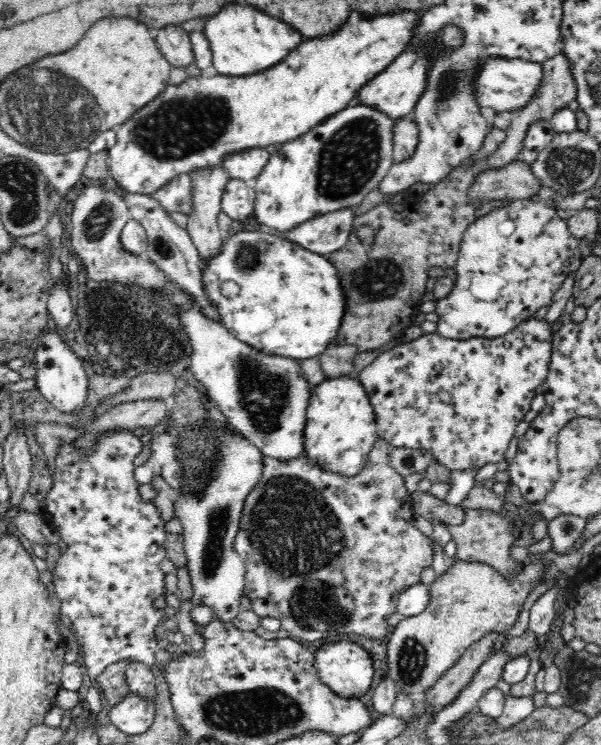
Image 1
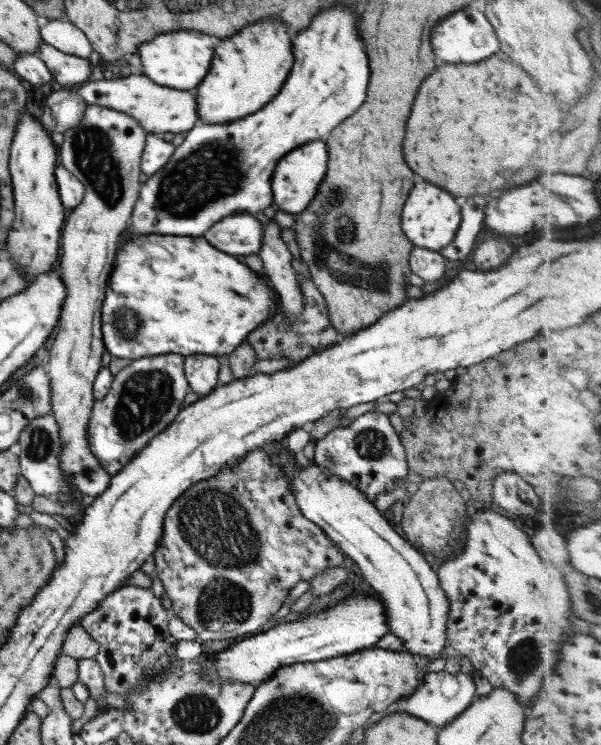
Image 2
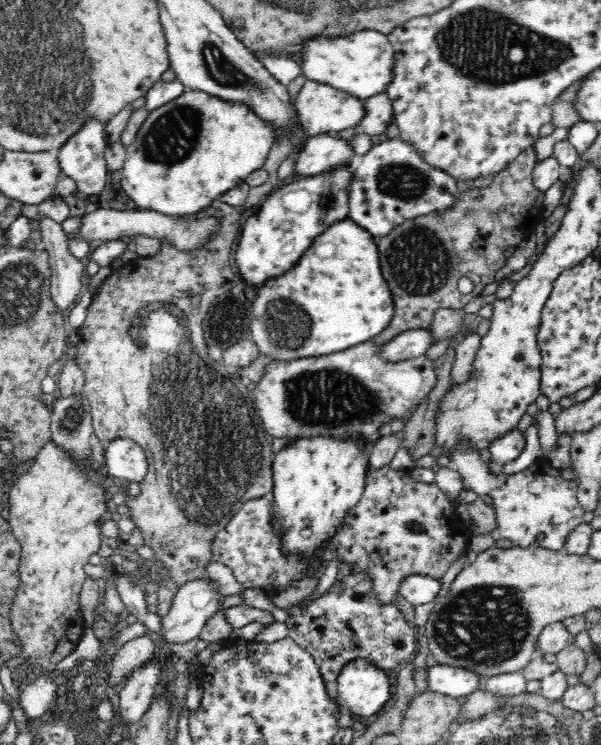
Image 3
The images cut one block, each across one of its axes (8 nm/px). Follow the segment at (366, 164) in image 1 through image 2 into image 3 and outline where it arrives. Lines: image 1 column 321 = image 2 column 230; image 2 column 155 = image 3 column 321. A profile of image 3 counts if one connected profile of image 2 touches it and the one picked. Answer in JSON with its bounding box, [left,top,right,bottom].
[234,166,353,288]

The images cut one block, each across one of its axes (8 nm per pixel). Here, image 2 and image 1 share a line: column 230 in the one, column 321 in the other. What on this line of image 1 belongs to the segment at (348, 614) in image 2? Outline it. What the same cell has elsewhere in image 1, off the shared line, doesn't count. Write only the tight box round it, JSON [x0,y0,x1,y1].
[314,640,374,699]

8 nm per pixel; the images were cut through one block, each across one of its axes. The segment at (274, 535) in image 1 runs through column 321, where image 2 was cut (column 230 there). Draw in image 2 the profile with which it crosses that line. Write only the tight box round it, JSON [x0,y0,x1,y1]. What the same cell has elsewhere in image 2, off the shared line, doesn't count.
[153,448,346,641]

